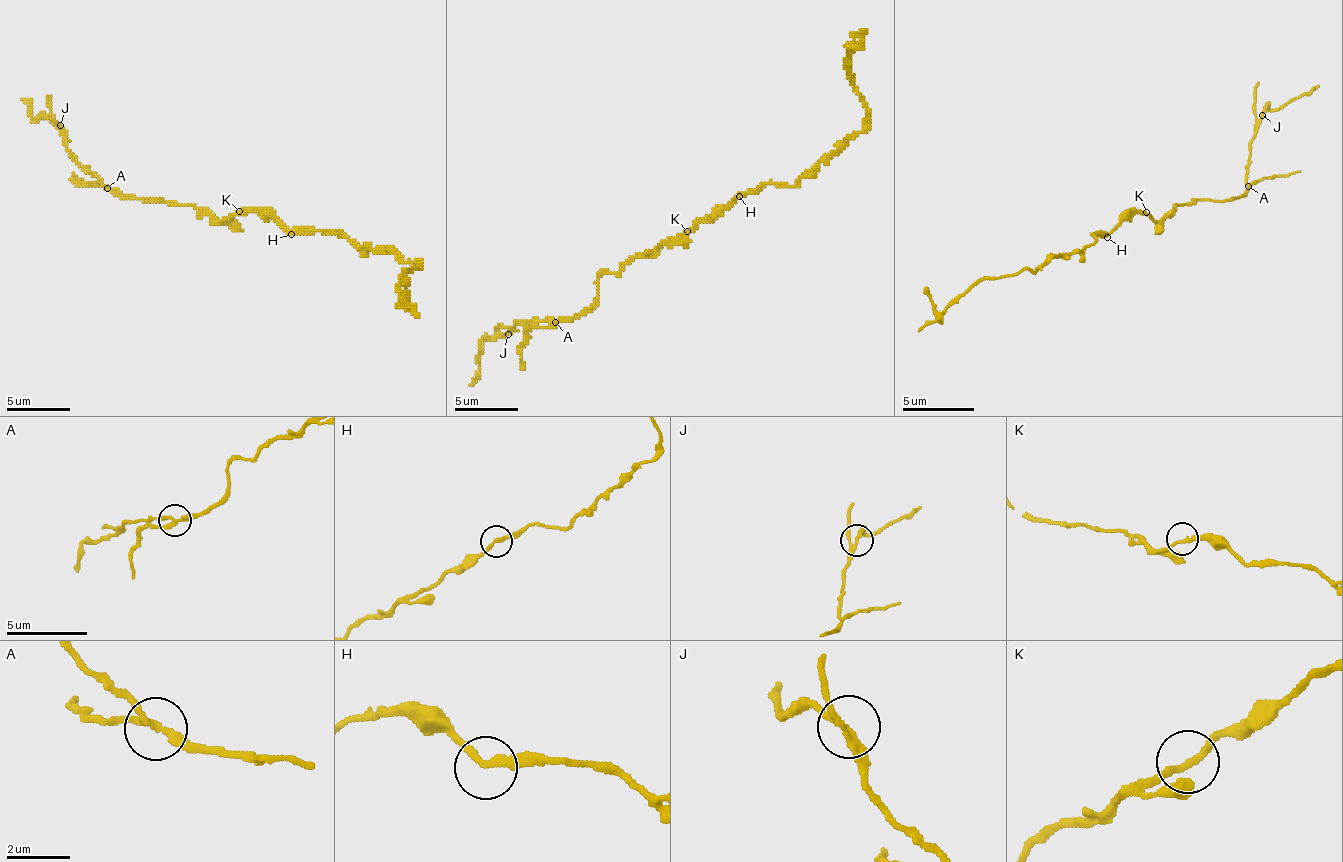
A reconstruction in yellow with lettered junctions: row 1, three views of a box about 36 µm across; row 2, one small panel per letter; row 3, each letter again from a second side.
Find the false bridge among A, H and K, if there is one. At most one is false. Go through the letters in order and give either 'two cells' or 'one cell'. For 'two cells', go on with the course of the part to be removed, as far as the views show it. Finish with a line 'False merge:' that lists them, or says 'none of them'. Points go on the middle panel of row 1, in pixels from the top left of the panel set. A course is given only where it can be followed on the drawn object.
A: two cells; foreign part runs (556, 321), (527, 321), (511, 327), (495, 340), (483, 343), (479, 375), (470, 385)
H: one cell
K: one cell
False merge: A

